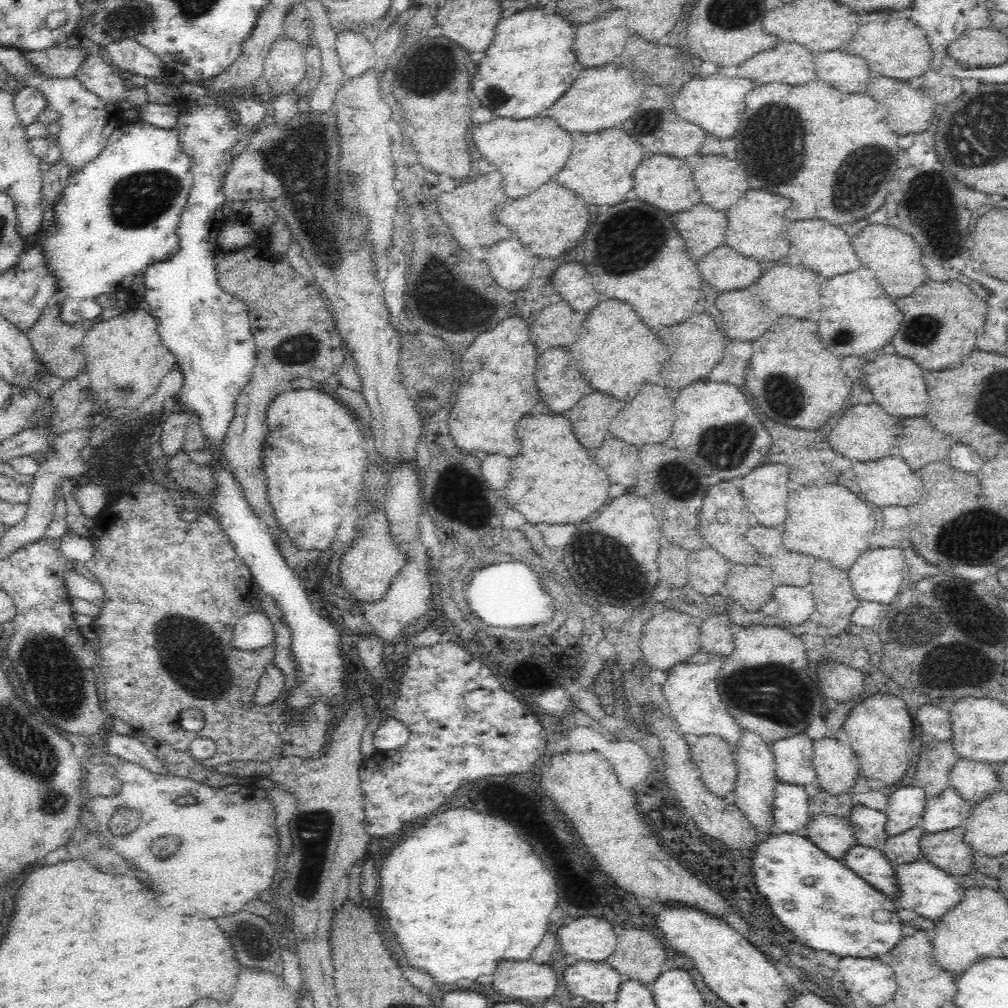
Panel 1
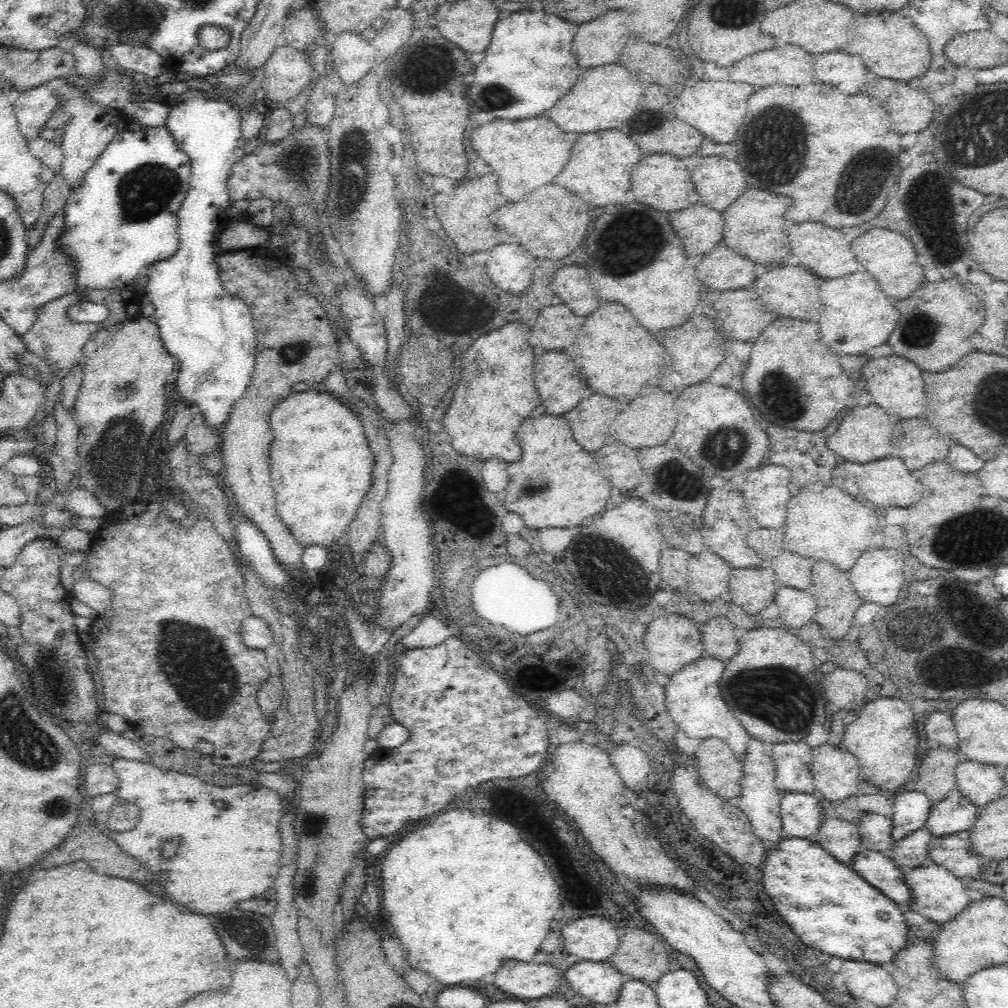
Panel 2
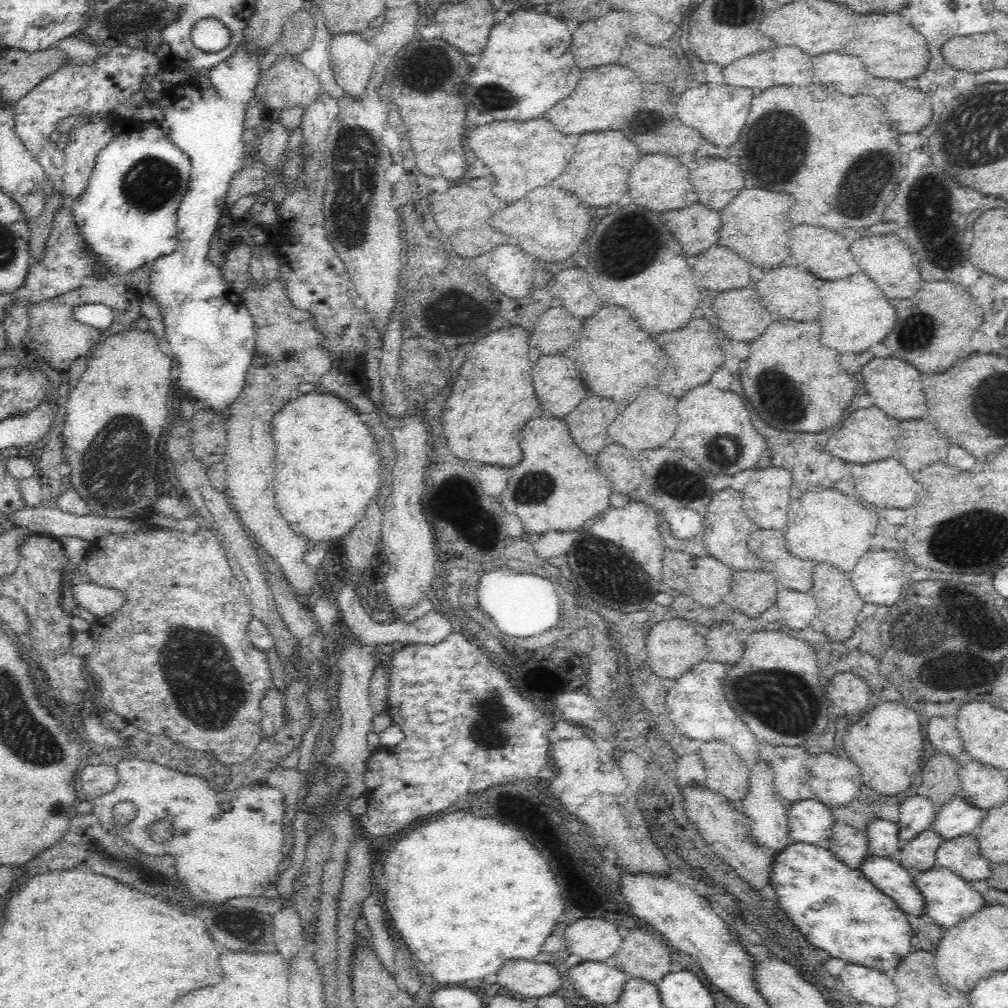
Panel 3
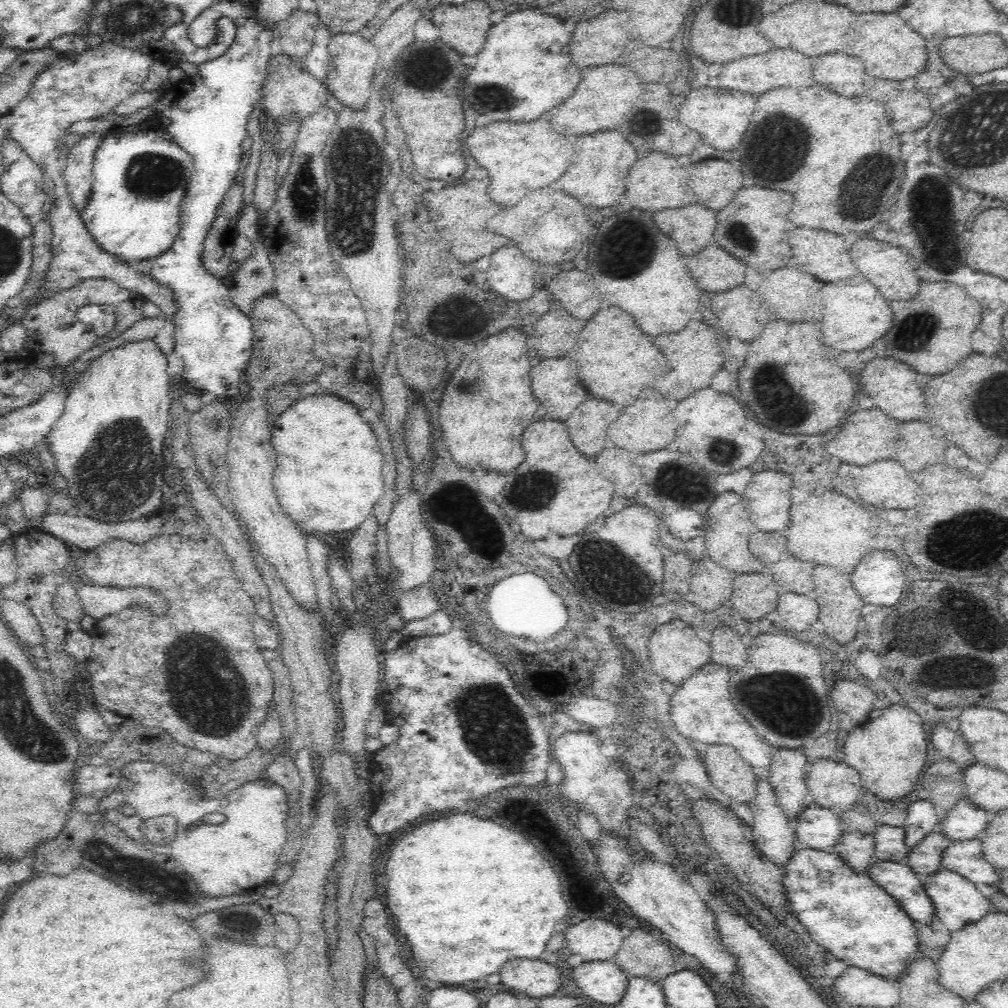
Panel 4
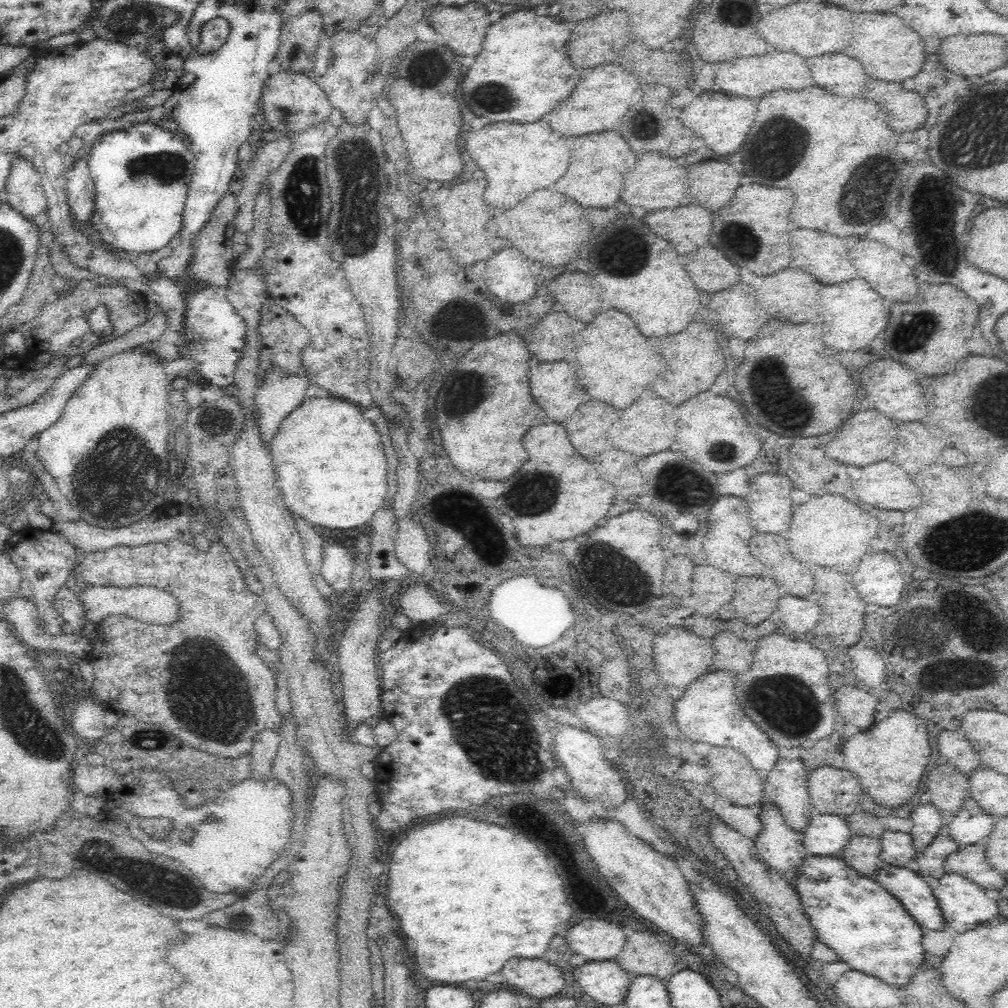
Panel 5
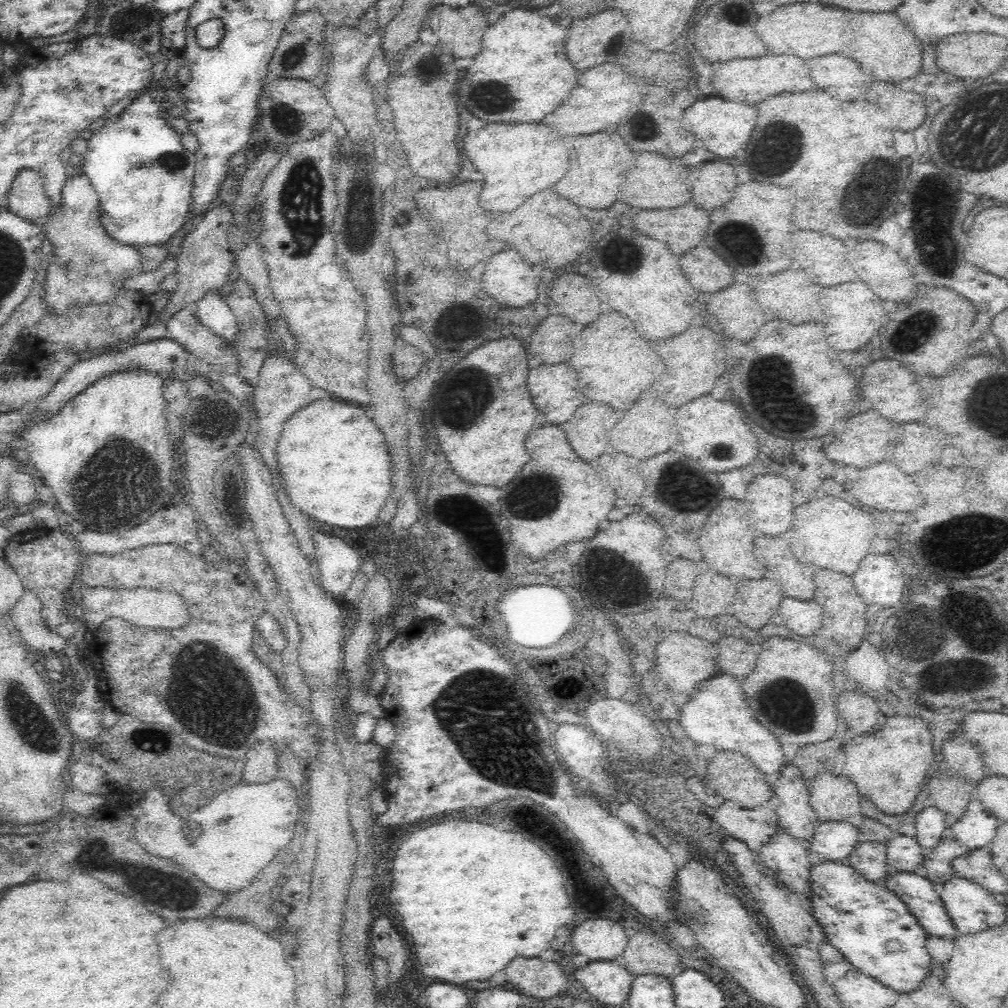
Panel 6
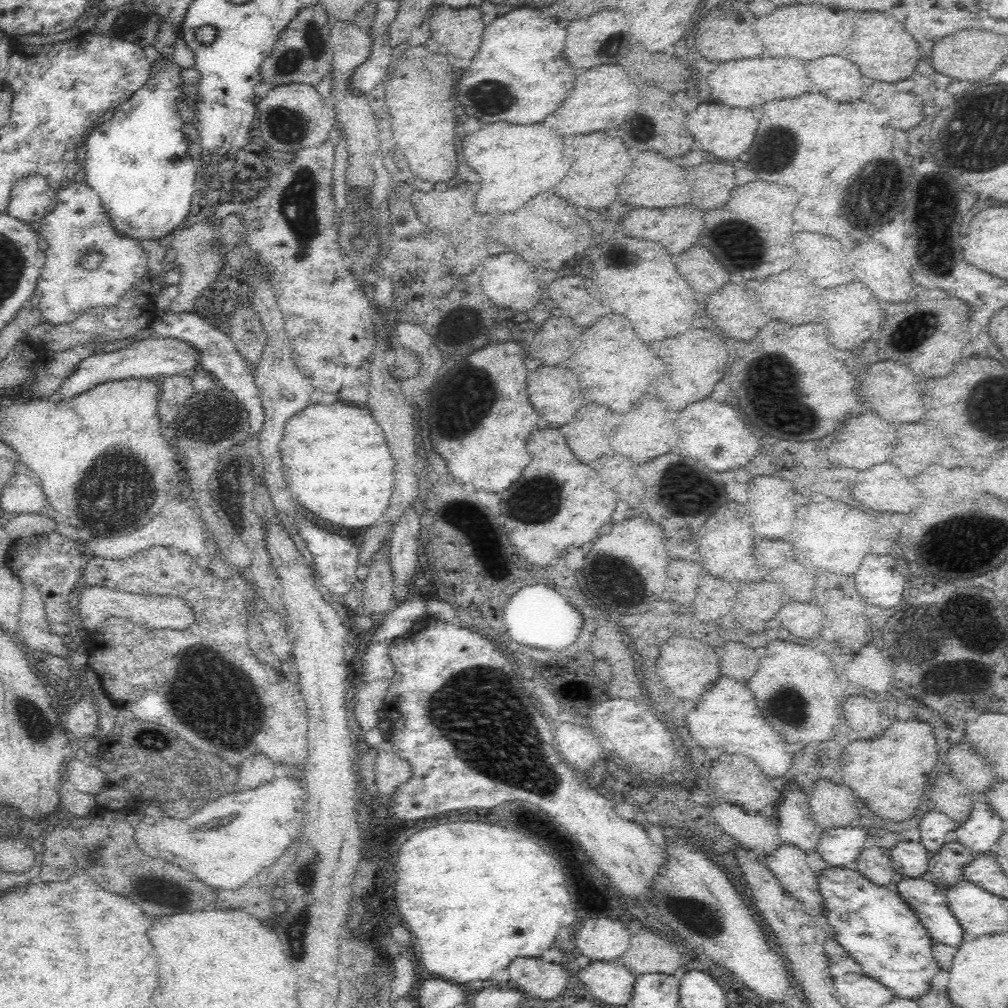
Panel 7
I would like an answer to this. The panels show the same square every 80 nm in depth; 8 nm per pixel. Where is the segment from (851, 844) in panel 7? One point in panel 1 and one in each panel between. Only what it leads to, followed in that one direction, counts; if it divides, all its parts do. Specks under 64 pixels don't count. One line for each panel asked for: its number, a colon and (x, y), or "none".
1: (793, 812)
2: (802, 816)
3: (810, 821)
4: (818, 829)
5: (827, 835)
6: (835, 841)

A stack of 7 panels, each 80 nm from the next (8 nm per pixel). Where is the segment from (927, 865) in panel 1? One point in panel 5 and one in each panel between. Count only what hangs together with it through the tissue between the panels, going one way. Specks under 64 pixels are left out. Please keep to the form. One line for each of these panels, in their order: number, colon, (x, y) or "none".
2: (938, 895)
3: (949, 899)
4: (957, 902)
5: (964, 905)

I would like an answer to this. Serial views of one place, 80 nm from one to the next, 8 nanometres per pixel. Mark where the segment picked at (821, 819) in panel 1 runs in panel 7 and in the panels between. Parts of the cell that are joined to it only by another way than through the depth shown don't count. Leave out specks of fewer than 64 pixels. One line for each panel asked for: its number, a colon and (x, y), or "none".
2: (841, 839)
3: (851, 846)
4: (857, 850)
5: (863, 854)
6: (869, 859)
7: (875, 863)

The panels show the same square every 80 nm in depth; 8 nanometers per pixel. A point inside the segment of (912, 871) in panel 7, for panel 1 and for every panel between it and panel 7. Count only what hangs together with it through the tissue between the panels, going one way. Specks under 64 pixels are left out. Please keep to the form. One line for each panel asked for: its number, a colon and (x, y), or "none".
1: (869, 825)
2: (875, 831)
3: (883, 835)
4: (891, 845)
5: (898, 850)
6: (904, 854)

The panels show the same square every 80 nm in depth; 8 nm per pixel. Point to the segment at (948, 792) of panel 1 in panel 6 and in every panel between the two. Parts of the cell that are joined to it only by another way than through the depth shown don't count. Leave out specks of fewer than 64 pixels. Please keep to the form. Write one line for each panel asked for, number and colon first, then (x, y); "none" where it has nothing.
2: (954, 814)
3: (959, 818)
4: (967, 821)
5: (971, 825)
6: (977, 828)

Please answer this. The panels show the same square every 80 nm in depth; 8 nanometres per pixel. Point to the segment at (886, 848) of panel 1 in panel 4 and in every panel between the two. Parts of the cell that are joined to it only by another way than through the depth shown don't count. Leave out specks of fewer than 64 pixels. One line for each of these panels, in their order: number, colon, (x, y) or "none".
2: (913, 851)
3: (918, 856)
4: (925, 859)

